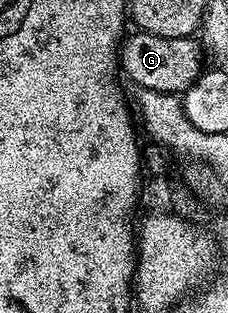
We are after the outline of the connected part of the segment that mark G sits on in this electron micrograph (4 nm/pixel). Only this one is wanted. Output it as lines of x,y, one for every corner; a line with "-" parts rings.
140,31
128,34
119,47
119,67
135,83
134,86
151,91
161,91
163,94
183,95
189,89
191,83
198,79
203,72
201,66
202,46
196,38
155,36

